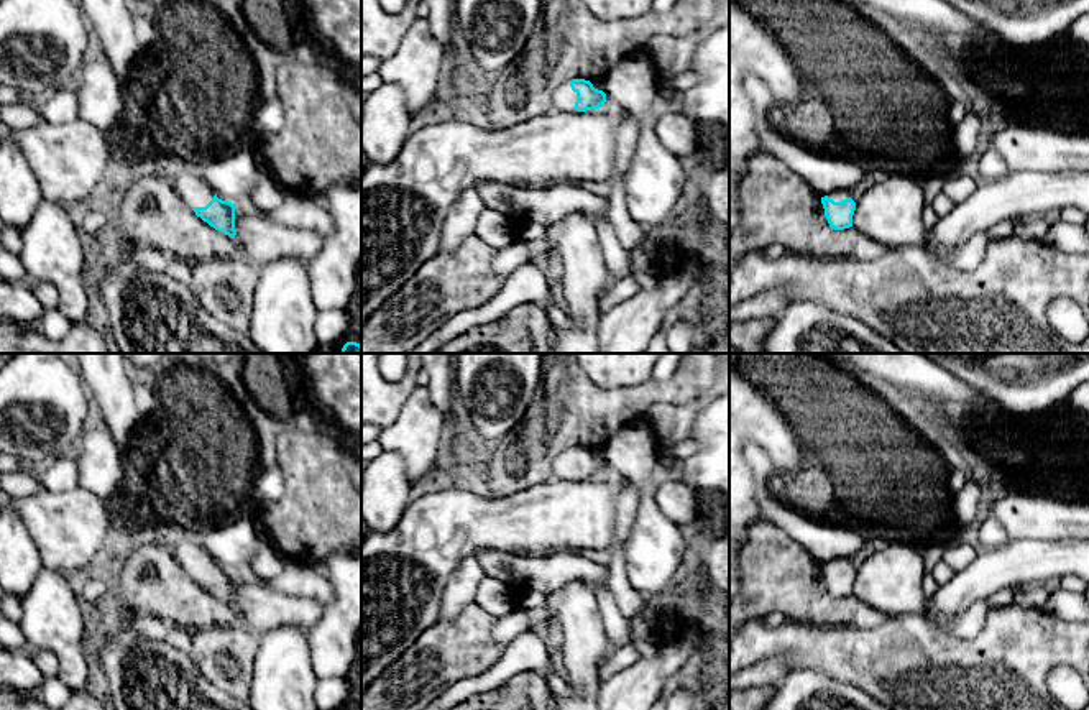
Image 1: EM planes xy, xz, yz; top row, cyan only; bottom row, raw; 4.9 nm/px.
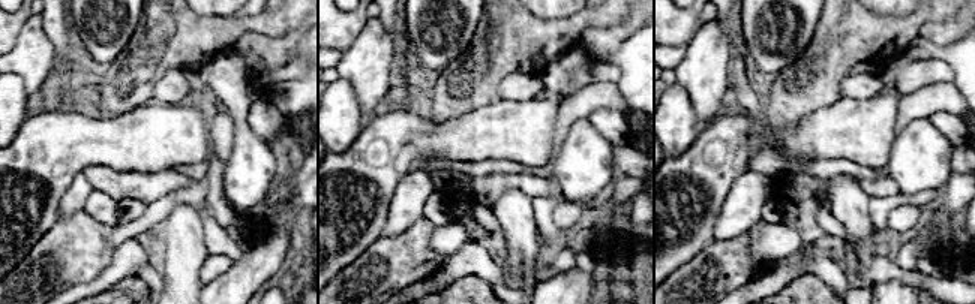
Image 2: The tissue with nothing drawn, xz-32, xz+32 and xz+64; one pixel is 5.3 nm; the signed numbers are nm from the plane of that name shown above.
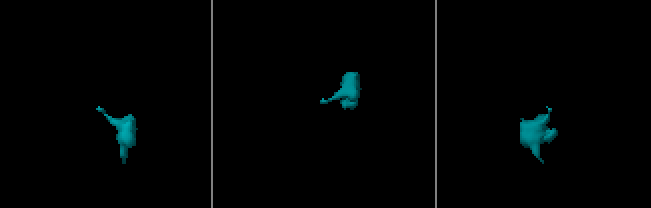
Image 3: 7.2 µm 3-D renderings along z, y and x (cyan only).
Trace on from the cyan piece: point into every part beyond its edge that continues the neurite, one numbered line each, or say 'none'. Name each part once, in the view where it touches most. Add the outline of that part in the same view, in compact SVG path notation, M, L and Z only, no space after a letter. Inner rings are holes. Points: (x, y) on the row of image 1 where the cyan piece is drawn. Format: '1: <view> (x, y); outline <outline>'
1: xz (565, 99); outline M570 82L562 87L557 94L555 105L557 108L573 110L577 102L577 92L572 90Z

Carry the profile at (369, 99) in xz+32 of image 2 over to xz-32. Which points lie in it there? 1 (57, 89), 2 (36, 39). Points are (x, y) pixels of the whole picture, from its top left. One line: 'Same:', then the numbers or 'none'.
Same: 2

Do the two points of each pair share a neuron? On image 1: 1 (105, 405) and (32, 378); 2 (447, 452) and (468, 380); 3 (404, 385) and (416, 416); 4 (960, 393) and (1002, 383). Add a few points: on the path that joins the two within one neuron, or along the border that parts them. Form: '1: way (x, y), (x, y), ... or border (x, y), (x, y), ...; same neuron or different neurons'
1: border (78, 370), (89, 395); different neurons
2: border (454, 372), (454, 395), (460, 413); different neurons
3: border (418, 383), (399, 414), (386, 426); different neurons
4: border (946, 370), (996, 401), (1007, 413); different neurons

